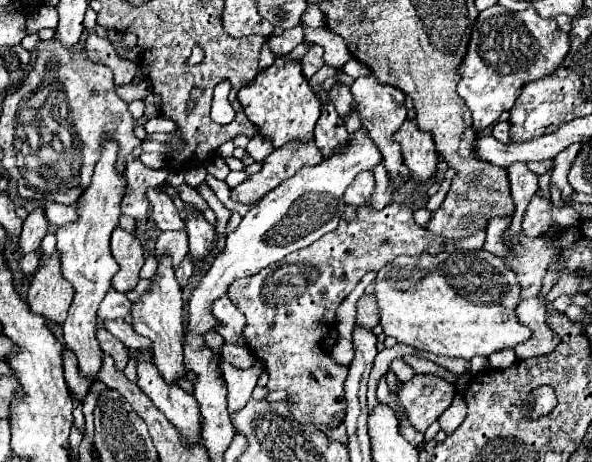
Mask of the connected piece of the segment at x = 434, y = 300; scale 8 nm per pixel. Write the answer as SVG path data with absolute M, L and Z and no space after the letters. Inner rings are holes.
M453 251L429 255L421 253L417 257L397 257L387 263L375 279L373 295L379 305L379 323L387 337L395 337L399 343L413 345L415 349L429 351L443 357L463 357L471 359L475 355L489 357L491 353L507 347L517 347L531 337L531 331L521 325L515 317L515 305L521 301L517 277L489 251Z

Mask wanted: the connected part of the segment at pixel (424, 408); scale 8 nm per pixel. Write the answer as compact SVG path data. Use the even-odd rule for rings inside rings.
M415 375L403 385L399 401L405 407L411 425L425 433L427 427L451 405L453 397L455 385L445 379L435 375Z

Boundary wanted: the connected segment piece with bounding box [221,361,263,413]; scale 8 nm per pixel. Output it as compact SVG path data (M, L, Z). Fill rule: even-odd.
M227 361L221 363L221 373L229 389L229 413L235 413L245 407L245 403L251 399L251 391L257 385L259 373L261 373L261 361L257 361L253 367L241 369Z

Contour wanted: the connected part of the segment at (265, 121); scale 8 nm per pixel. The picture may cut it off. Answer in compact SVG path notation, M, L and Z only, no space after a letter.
M277 57L267 71L259 73L247 87L239 91L239 101L247 119L257 127L257 133L271 139L273 149L281 149L289 141L313 141L313 129L319 119L321 101L305 81L299 61L287 63L283 57Z

